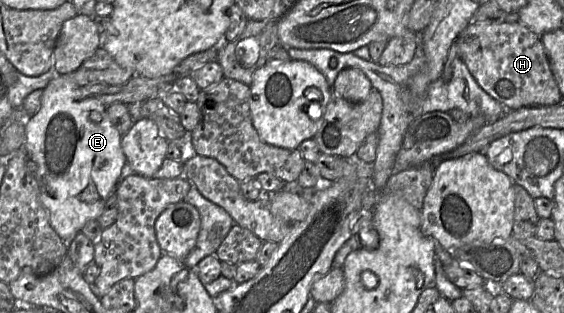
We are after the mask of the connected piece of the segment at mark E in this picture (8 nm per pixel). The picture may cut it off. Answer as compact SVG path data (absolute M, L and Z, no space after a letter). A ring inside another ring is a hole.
M56 75L50 80L47 86L42 91L41 106L36 114L26 119L25 129L25 143L24 148L28 155L28 158L32 159L37 164L36 181L39 188L41 203L47 212L49 222L53 230L59 236L59 238L66 244L70 244L74 237L81 232L81 229L86 222L90 220L97 220L102 214L106 200L108 199L111 191L116 184L121 183L123 179L120 178L123 167L126 165L126 157L121 149L121 135L116 130L115 126L111 122L106 105L102 104L96 97L82 97L80 88L69 78L62 75Z

